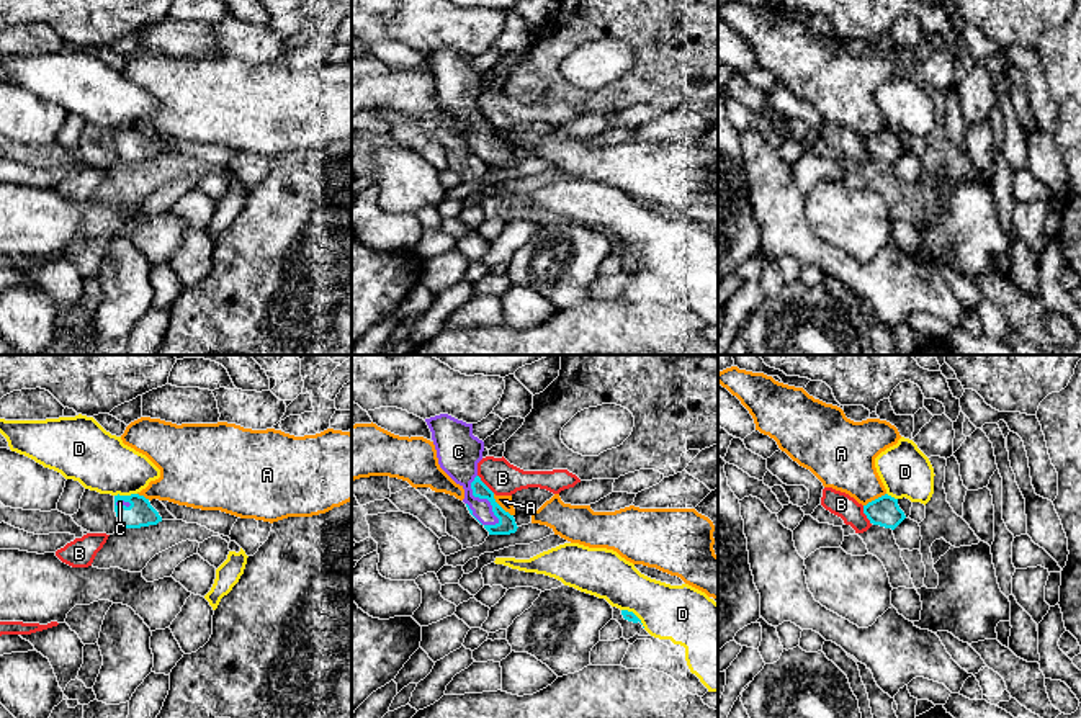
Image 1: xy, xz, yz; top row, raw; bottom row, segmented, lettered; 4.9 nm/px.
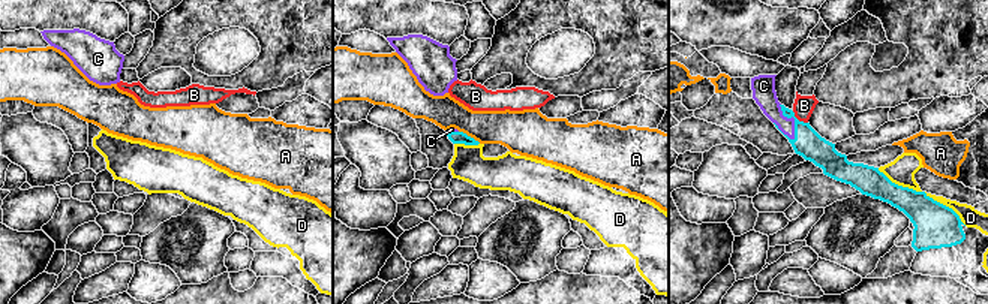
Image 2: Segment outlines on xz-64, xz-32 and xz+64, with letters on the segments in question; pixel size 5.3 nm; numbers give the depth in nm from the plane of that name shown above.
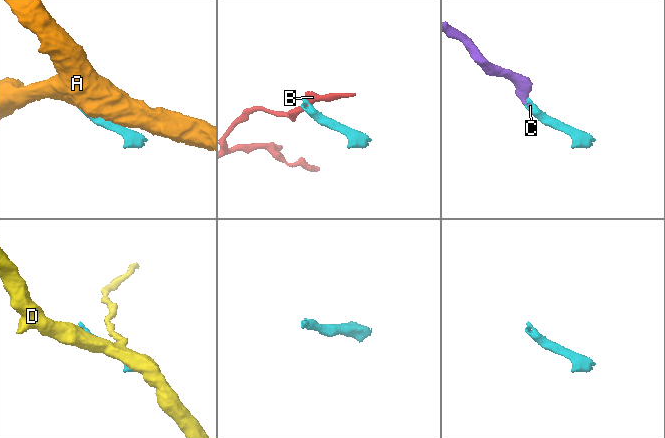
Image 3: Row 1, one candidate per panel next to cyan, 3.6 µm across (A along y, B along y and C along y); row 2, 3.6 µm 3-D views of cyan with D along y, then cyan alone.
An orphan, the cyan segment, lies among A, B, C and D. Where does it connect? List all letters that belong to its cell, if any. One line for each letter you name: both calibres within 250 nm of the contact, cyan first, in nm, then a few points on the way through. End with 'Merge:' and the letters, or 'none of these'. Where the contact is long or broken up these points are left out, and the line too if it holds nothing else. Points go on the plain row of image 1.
C: calibres 90 and 220 nm; way xz (506, 159), (483, 131), (473, 128), (458, 87)
Merge: C

